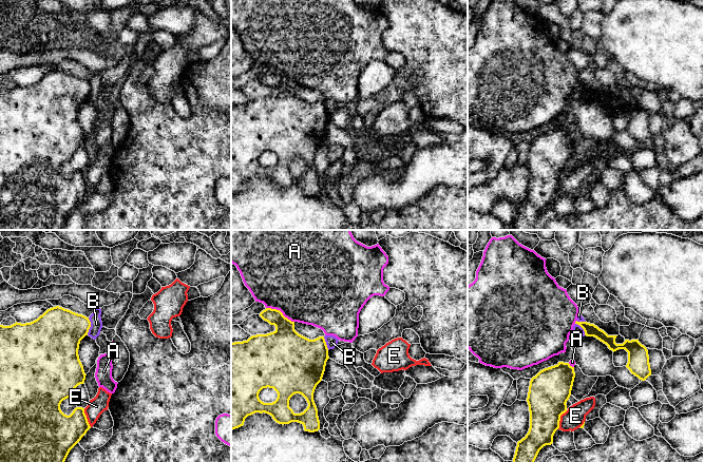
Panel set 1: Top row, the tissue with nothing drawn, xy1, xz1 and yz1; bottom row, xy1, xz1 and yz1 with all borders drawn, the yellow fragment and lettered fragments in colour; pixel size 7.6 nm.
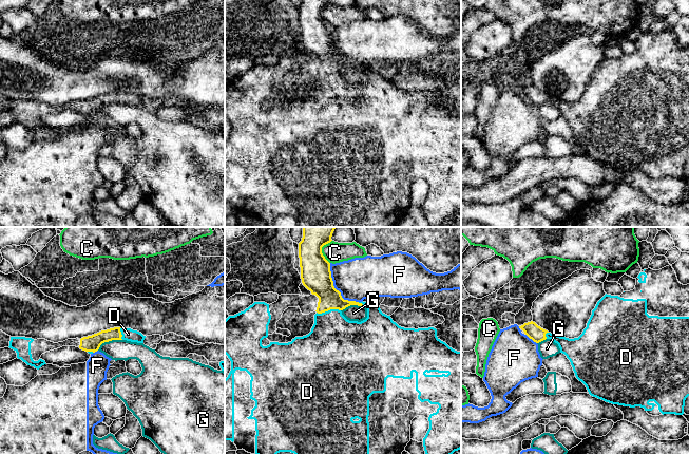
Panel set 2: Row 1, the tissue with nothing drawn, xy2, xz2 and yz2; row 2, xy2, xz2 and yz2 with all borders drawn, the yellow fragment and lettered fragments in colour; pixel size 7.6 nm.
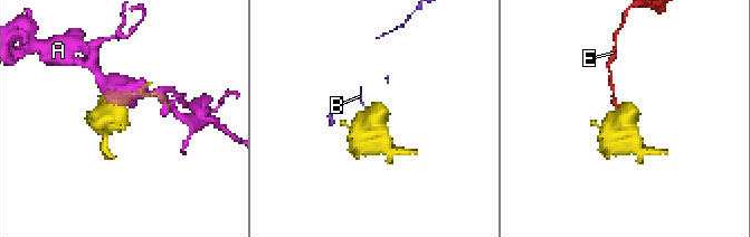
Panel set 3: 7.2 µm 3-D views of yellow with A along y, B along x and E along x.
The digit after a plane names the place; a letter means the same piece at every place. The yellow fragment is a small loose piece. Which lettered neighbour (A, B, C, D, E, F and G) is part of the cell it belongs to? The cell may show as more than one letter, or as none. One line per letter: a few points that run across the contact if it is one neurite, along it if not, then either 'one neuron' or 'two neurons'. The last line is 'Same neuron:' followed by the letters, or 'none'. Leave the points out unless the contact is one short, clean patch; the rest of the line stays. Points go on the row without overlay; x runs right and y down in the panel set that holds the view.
A: two neurons
B: yz1 (576, 83), (585, 98) | two neurons
C: two neurons
D: xz2 (318, 42), (328, 59), (328, 73), (335, 105) | one neuron
E: yz1 (567, 174), (560, 179), (557, 192) | two neurons
F: two neurons
G: two neurons
Same neuron: D

